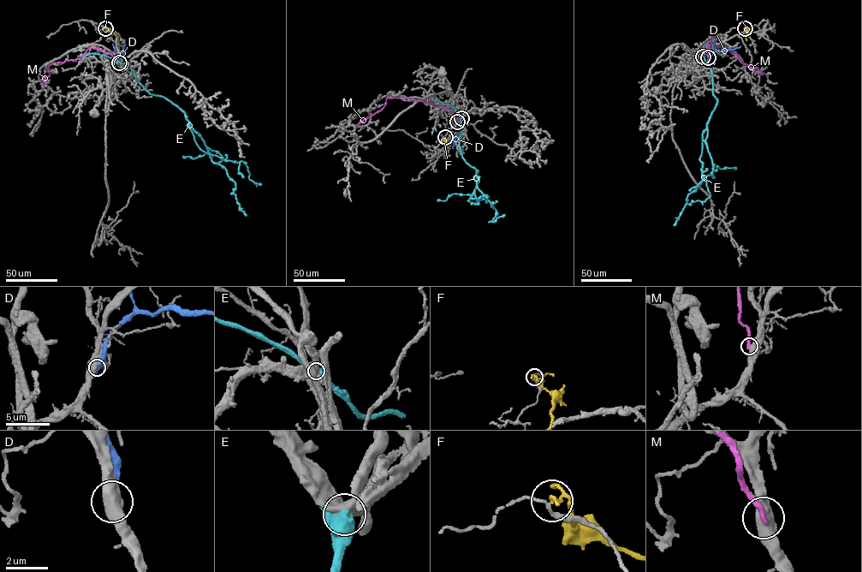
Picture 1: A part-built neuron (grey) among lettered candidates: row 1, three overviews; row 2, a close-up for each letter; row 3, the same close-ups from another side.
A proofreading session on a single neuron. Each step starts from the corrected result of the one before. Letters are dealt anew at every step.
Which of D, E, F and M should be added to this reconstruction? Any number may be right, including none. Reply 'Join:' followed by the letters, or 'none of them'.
Join: none of them

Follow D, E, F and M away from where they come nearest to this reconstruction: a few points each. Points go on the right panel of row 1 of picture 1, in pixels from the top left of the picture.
D: (709, 58), (713, 51), (740, 46)
E: (703, 56), (710, 66), (712, 91), (717, 101), (706, 126), (704, 140), (713, 171), (688, 194), (674, 225)
F: (745, 28), (746, 41)
M: (708, 57), (707, 46), (714, 37), (715, 46), (727, 47), (743, 63), (757, 68), (763, 74)

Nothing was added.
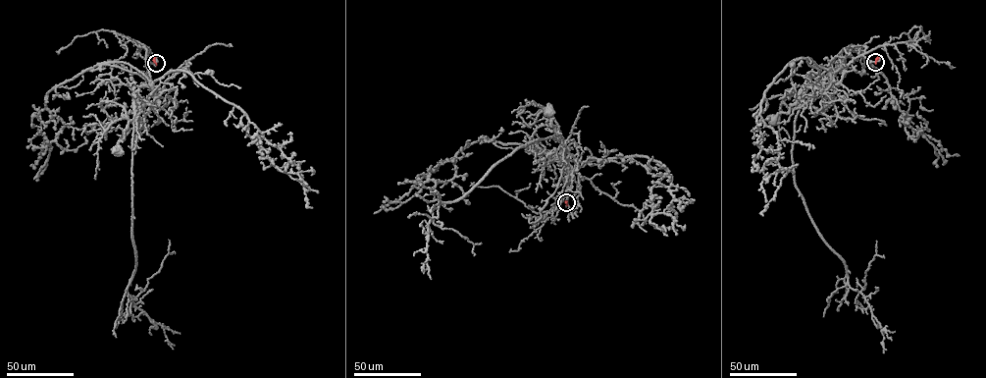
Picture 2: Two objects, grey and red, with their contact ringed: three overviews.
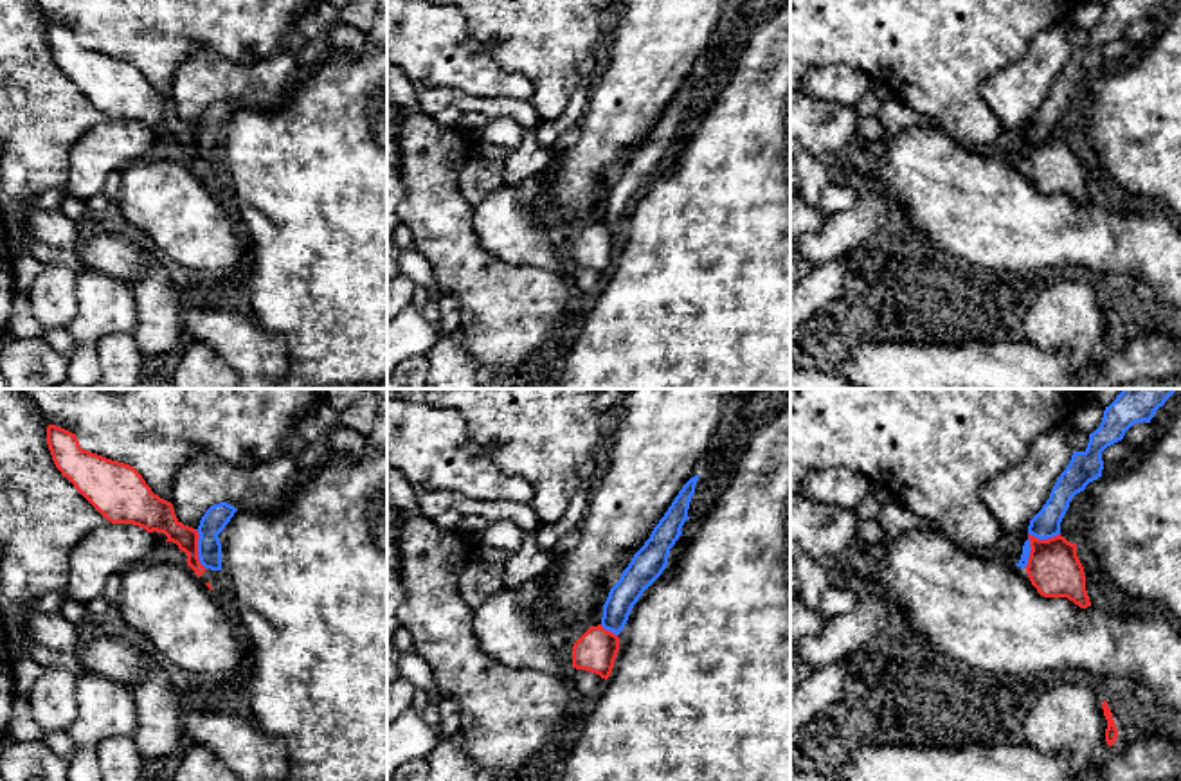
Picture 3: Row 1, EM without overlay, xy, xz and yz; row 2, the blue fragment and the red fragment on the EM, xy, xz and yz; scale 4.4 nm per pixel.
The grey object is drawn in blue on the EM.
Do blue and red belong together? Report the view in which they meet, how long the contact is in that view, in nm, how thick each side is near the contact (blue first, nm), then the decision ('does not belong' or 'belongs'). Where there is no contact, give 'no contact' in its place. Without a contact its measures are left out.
yz | 220 nm | 130/240 nm | does not belong

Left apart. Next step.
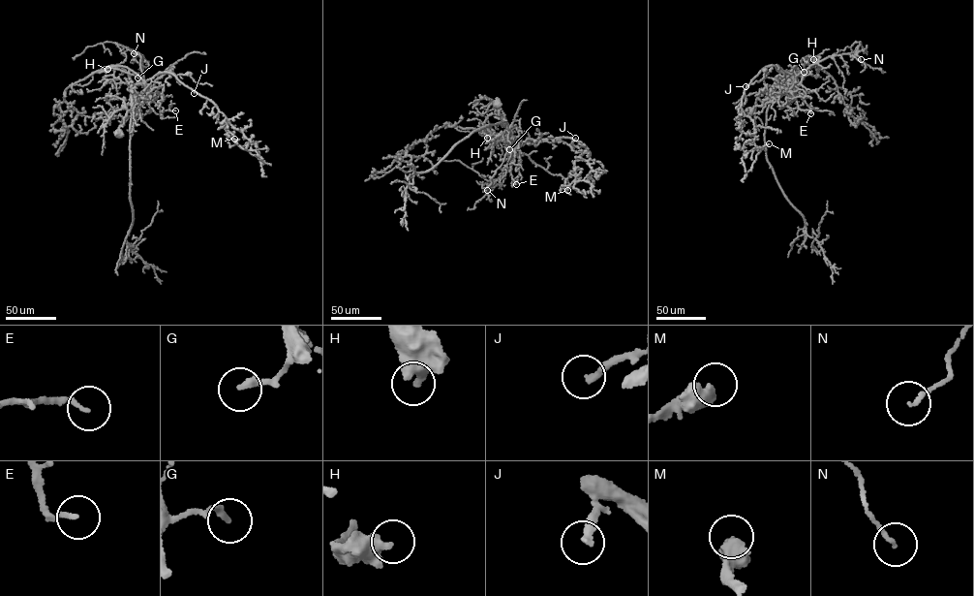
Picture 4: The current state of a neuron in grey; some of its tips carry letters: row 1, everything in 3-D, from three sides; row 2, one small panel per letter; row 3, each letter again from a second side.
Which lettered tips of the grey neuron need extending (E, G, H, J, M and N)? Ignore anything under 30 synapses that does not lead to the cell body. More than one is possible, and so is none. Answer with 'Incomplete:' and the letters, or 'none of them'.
Incomplete: E, J, M

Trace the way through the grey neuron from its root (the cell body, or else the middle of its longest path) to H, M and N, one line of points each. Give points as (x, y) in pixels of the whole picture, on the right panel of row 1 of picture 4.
H: (749, 110), (800, 72), (806, 56), (813, 59)
M: (749, 110), (795, 74), (767, 66), (745, 90), (741, 108), (752, 121), (753, 143), (769, 143)
N: (749, 110), (755, 106), (760, 106), (770, 95), (795, 86), (806, 69), (829, 56), (848, 53), (861, 59)

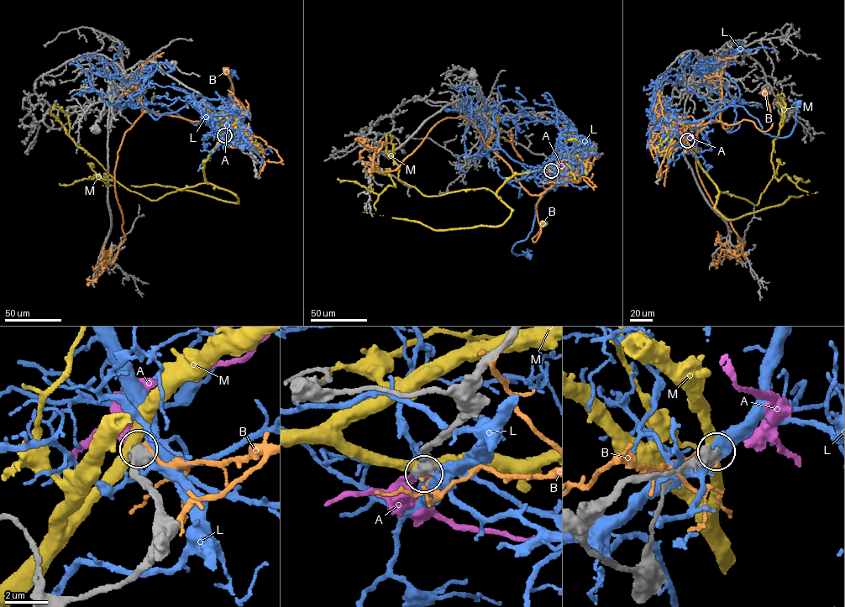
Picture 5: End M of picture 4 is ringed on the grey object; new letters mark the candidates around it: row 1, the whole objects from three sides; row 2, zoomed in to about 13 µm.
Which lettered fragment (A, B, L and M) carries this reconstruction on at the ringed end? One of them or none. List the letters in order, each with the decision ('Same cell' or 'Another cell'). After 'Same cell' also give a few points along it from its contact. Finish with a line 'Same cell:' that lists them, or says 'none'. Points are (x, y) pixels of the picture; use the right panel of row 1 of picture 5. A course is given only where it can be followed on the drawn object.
A: Same cell. Its course: (687, 140), (690, 138), (680, 131), (683, 128)
B: Another cell
L: Another cell
M: Another cell
Same cell: A

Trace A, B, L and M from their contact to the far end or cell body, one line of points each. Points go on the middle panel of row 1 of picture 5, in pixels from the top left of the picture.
A: (551, 170), (559, 174), (564, 167), (560, 165)
B: (552, 170), (569, 172), (547, 189), (537, 203), (541, 232), (533, 242), (532, 238), (538, 233), (543, 222)
L: (552, 170), (548, 181), (554, 185), (536, 205), (532, 231), (512, 248), (515, 254), (529, 256)
M: (551, 170), (516, 175), (495, 193), (422, 195), (398, 180), (386, 153), (394, 152), (393, 138)

